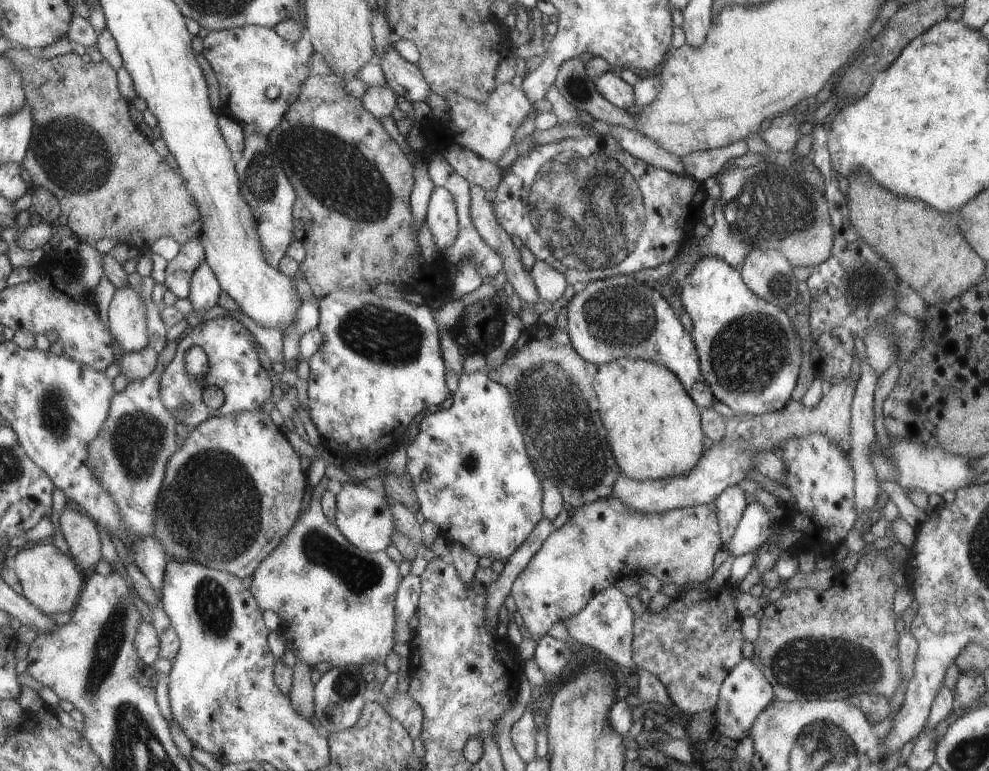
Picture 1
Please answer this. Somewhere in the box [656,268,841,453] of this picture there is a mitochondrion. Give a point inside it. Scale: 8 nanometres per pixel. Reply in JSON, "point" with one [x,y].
{"point":[748,354]}

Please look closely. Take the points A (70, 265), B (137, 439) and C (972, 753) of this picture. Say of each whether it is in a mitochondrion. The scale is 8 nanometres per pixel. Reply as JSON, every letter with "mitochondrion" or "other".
{"A":"other","B":"mitochondrion","C":"mitochondrion"}

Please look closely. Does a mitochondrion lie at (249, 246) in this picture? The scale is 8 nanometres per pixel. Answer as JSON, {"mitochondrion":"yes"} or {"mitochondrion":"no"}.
{"mitochondrion":"no"}

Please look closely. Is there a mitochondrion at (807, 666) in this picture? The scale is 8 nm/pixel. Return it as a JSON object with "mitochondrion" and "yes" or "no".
{"mitochondrion":"yes"}

